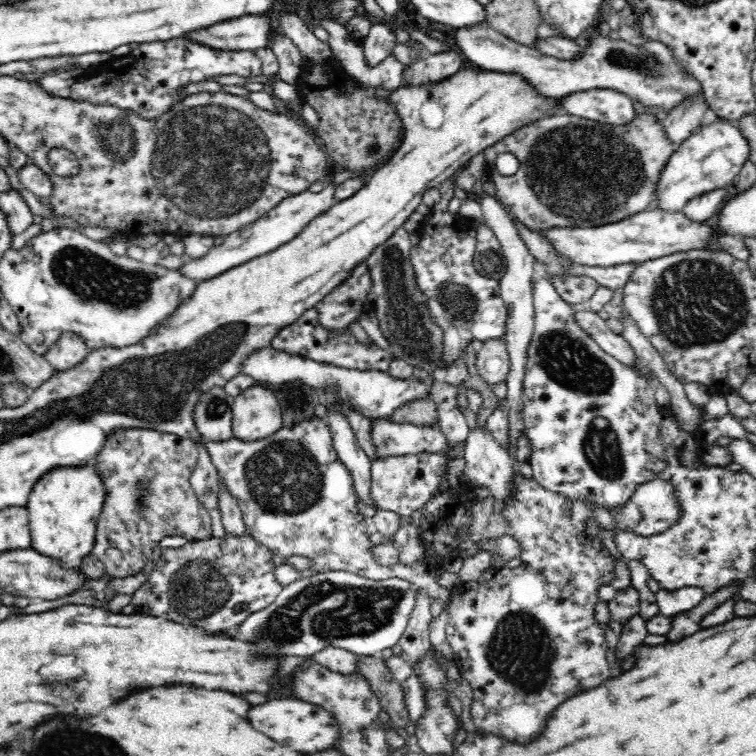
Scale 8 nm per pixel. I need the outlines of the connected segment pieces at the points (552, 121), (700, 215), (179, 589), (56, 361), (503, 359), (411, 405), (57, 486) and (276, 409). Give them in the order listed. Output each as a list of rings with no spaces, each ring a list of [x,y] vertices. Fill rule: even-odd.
[[[566,113],[558,115],[544,116],[538,119],[536,122],[532,122],[526,126],[520,128],[516,132],[505,136],[500,141],[496,142],[492,146],[485,148],[484,158],[487,172],[490,173],[496,194],[499,196],[499,201],[504,205],[504,208],[508,211],[508,214],[515,222],[523,224],[526,228],[532,230],[541,231],[550,227],[591,227],[602,226],[608,223],[618,222],[623,218],[628,218],[633,214],[646,211],[650,208],[655,208],[655,188],[659,181],[660,173],[663,172],[664,165],[667,164],[671,154],[678,150],[679,145],[674,144],[665,134],[663,126],[660,123],[661,115],[658,113],[640,113],[636,115],[636,118],[632,122],[628,122],[622,126],[612,126],[611,124],[604,124],[603,122],[591,121],[578,116],[570,116]],[[504,152],[510,152],[514,154],[519,160],[519,169],[515,174],[511,176],[505,176],[496,170],[495,162],[498,154],[504,154]]]
[[[730,187],[718,188],[688,201],[683,208],[683,213],[692,222],[705,222],[713,220],[717,212],[723,207],[723,202],[731,196]]]
[[[231,535],[225,537],[188,541],[178,548],[164,547],[161,555],[155,562],[148,580],[133,594],[131,604],[135,612],[156,616],[172,616],[172,619],[180,618],[182,624],[204,628],[208,632],[220,632],[220,630],[232,630],[244,622],[250,614],[264,610],[275,601],[284,585],[280,585],[275,578],[275,565],[272,563],[274,556],[270,549],[260,545],[252,535]]]
[[[64,332],[56,340],[56,344],[48,349],[43,357],[58,372],[66,372],[84,362],[90,350],[85,346],[83,338],[74,332]]]
[[[503,339],[485,341],[476,353],[478,373],[489,386],[505,382],[510,366],[508,347]]]
[[[421,398],[407,402],[390,416],[392,422],[412,423],[416,426],[432,427],[438,424],[438,413],[432,399]]]
[[[92,464],[60,466],[48,470],[34,485],[26,506],[31,548],[59,560],[68,570],[81,570],[82,558],[92,552],[104,495],[103,479]]]
[[[255,383],[237,395],[231,413],[233,437],[240,441],[258,441],[283,427],[278,399],[263,384]]]

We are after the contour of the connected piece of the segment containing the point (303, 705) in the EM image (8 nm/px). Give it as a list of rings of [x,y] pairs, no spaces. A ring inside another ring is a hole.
[[[278,698],[270,700],[266,704],[254,706],[248,712],[250,724],[270,736],[274,742],[280,742],[282,746],[292,746],[298,752],[324,752],[334,747],[340,736],[340,725],[336,724],[336,717],[330,711],[322,707],[302,700],[292,698]]]

